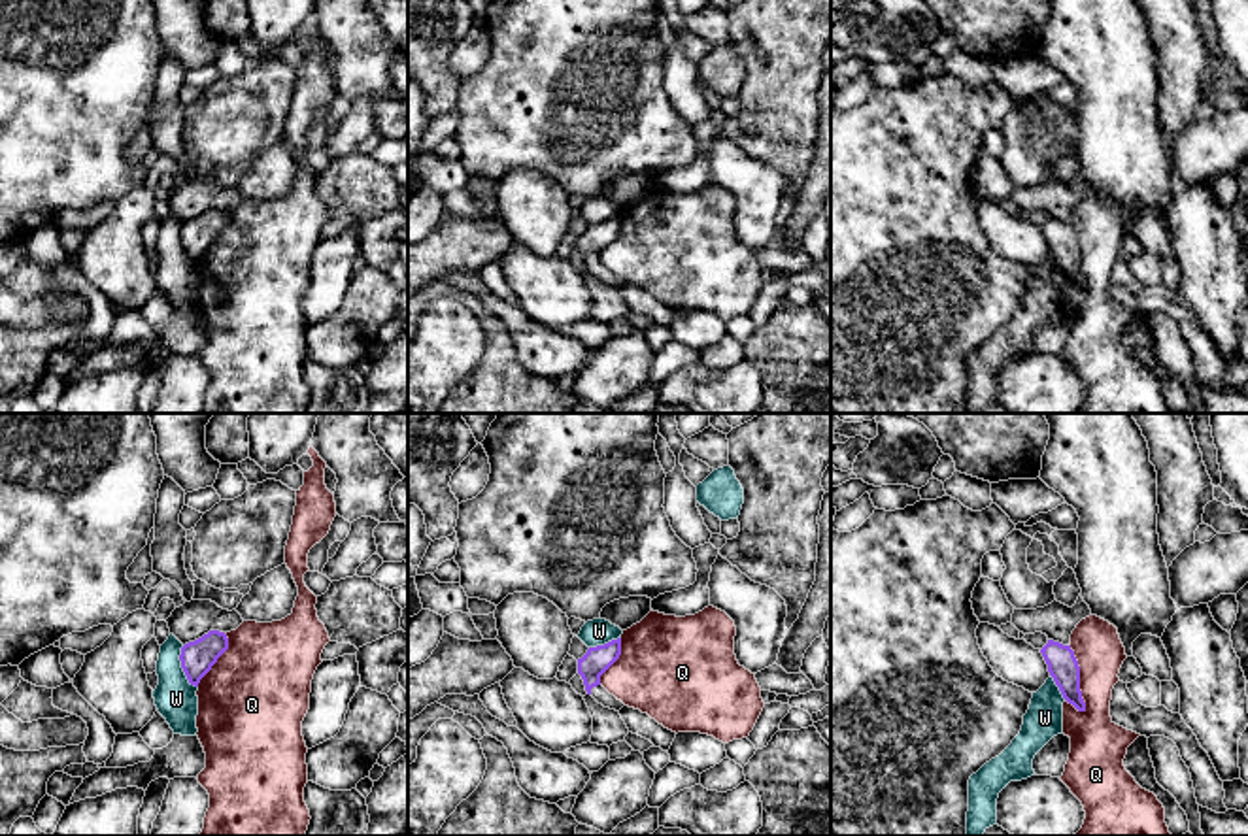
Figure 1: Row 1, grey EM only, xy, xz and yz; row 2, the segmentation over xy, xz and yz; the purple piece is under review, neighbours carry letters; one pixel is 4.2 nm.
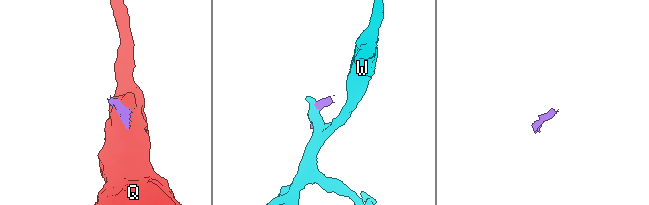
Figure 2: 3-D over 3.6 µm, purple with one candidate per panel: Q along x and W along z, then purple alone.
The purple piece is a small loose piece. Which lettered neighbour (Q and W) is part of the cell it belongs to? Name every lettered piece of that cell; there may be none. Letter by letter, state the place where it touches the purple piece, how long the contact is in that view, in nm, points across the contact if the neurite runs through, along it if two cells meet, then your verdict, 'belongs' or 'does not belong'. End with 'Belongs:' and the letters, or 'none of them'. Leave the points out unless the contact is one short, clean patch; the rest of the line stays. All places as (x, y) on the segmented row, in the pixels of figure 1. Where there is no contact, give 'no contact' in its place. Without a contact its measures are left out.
Q: contact yz (1079, 678); length 300 nm; does not belong
W: contact xy (182, 667); length 200 nm; border xy (182, 646), (182, 670), (197, 687); does not belong
Belongs: none of them

